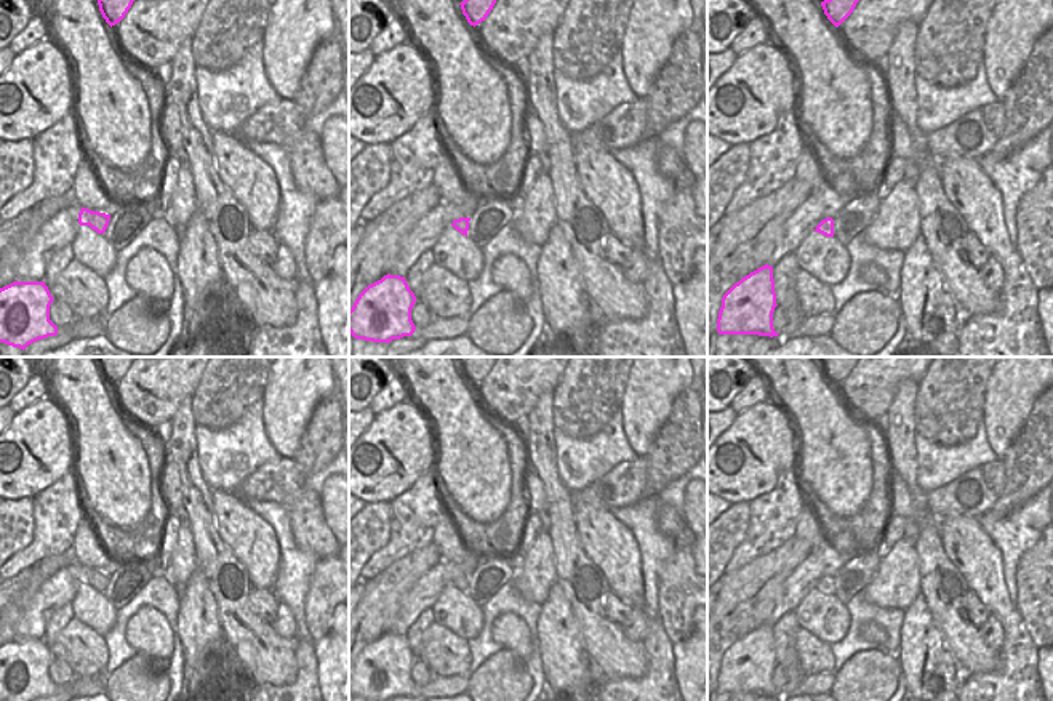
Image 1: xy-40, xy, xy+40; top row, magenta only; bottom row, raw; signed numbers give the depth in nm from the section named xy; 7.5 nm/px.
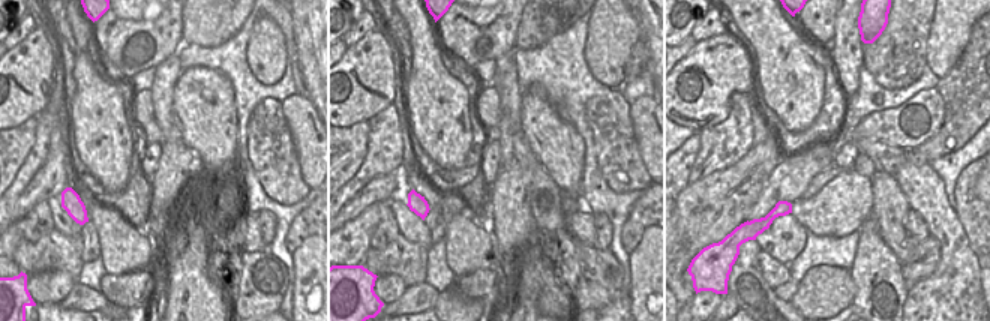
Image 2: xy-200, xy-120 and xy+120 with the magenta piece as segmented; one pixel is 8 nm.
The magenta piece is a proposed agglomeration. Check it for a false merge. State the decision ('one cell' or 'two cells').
two cells

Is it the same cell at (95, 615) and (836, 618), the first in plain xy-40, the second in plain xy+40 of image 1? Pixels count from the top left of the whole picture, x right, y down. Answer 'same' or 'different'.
same

